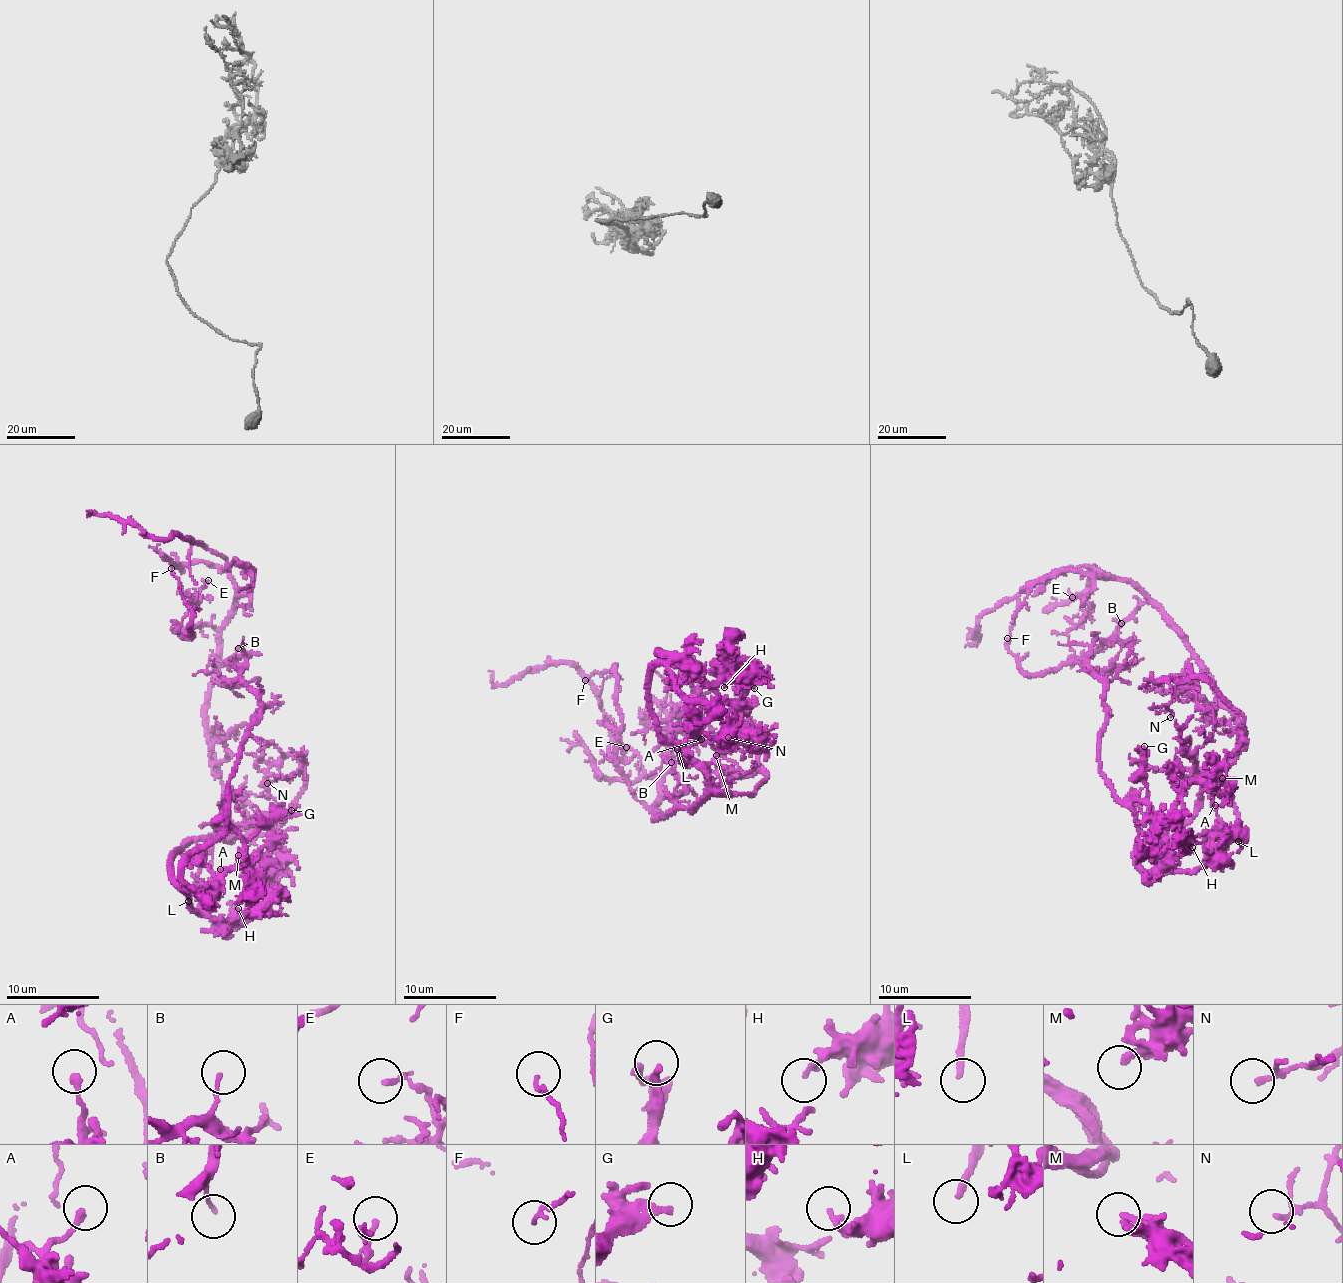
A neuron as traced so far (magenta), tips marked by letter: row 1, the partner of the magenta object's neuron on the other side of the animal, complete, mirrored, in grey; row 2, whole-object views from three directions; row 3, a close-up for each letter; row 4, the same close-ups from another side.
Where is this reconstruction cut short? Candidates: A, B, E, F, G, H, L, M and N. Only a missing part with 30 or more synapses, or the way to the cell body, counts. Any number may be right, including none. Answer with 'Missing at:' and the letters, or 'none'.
Missing at: L

